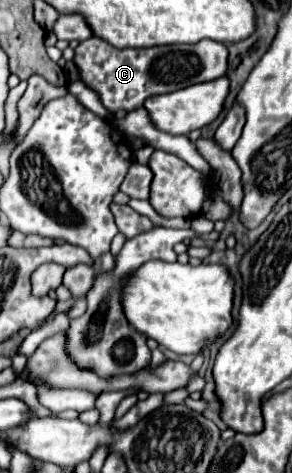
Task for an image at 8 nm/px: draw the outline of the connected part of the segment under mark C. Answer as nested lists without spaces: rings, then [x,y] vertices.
[[[90,37],[76,47],[74,63],[80,69],[82,81],[100,93],[102,103],[106,105],[108,111],[116,113],[118,109],[134,111],[142,107],[148,97],[172,93],[172,91],[178,91],[178,89],[184,89],[196,83],[214,81],[222,77],[228,69],[228,49],[226,45],[218,41],[200,41],[198,45],[164,45],[158,49],[114,49],[110,43],[102,41],[102,37]]]

